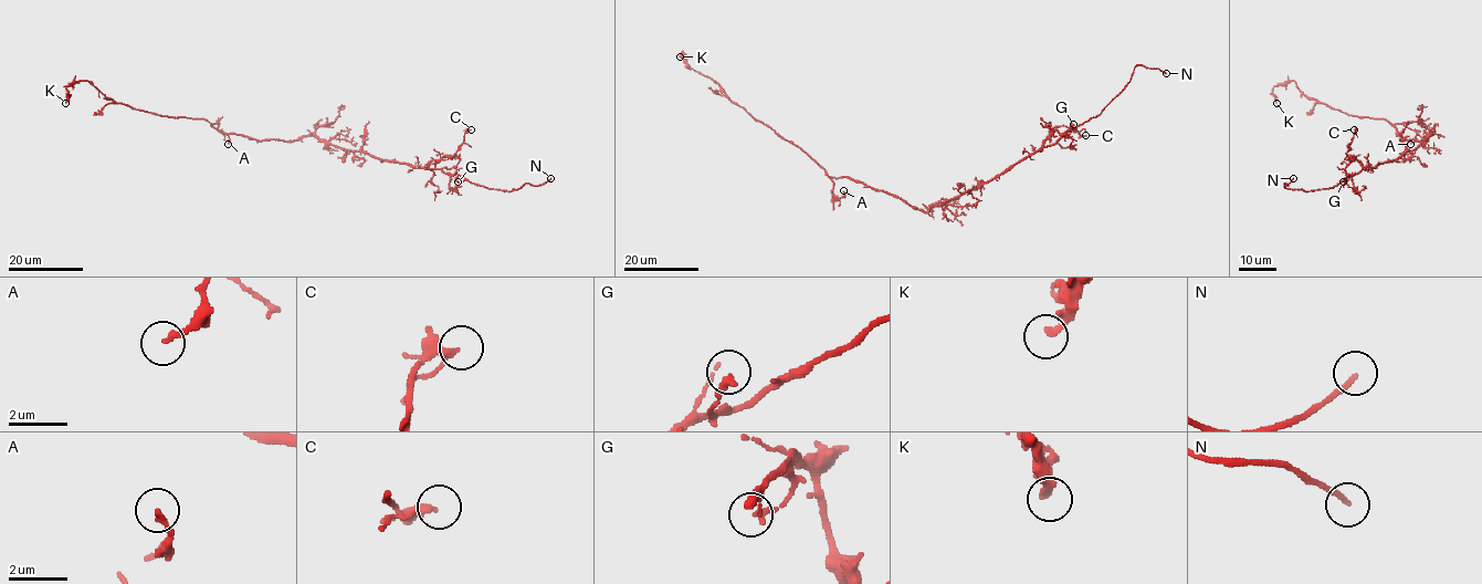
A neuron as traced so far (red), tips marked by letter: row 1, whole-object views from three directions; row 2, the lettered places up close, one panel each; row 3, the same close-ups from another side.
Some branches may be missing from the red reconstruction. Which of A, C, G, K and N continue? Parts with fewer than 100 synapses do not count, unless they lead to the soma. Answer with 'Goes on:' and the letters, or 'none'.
Goes on: N

